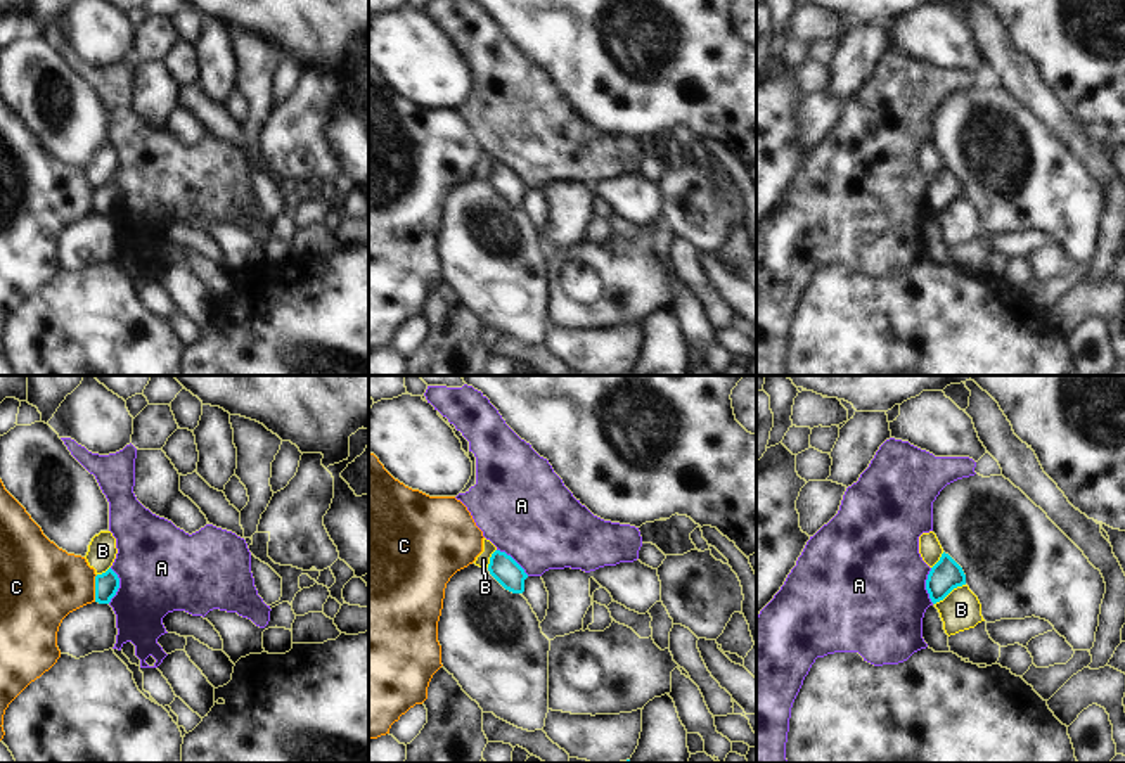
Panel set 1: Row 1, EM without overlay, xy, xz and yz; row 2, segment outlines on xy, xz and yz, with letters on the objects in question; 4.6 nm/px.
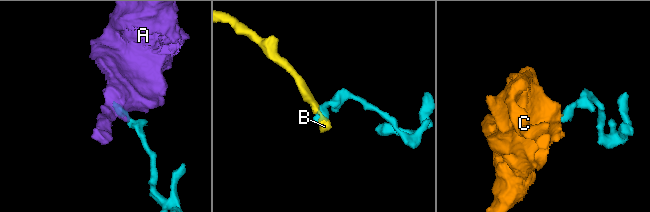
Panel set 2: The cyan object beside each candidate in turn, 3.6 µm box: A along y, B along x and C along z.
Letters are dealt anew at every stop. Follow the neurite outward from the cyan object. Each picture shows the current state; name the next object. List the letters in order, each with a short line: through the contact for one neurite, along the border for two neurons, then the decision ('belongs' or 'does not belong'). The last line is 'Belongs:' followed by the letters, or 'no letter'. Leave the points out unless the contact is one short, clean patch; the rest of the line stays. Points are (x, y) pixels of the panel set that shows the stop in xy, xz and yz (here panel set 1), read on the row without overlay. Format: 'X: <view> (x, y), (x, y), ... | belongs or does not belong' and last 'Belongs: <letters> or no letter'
A: does not belong
B: yz (964, 196), (952, 201), (935, 217) | does not belong
C: xy (97, 187), (94, 213) | does not belong
Belongs: no letter

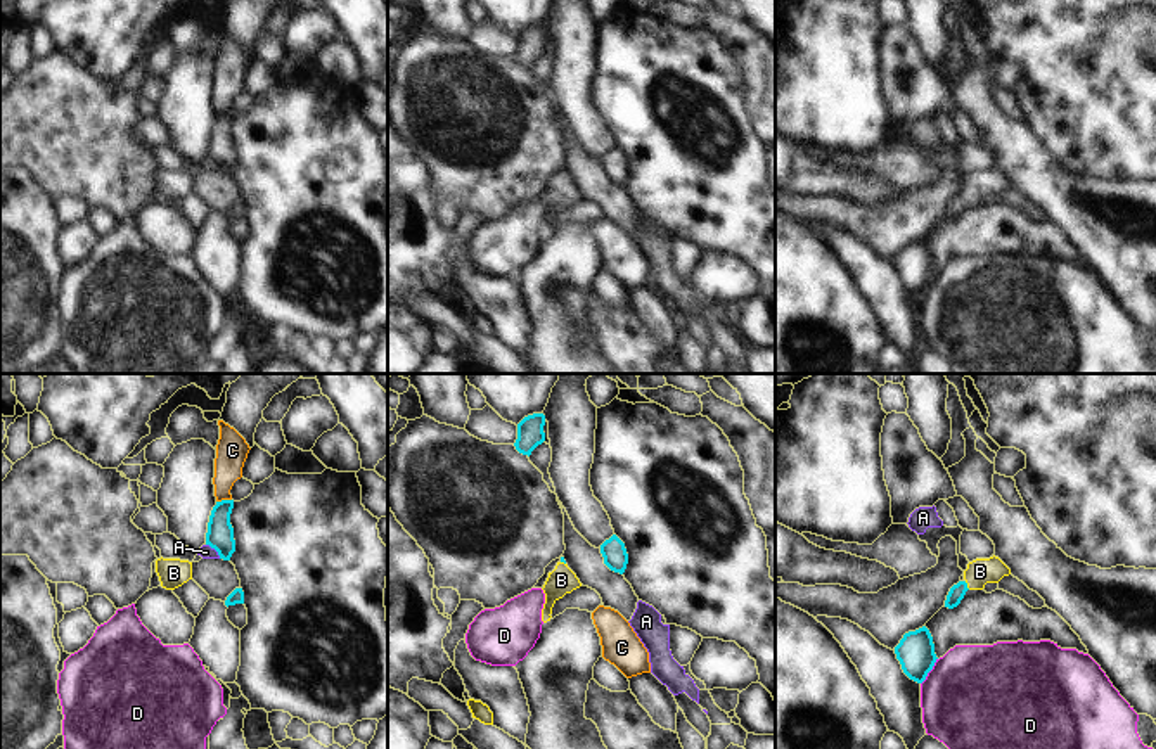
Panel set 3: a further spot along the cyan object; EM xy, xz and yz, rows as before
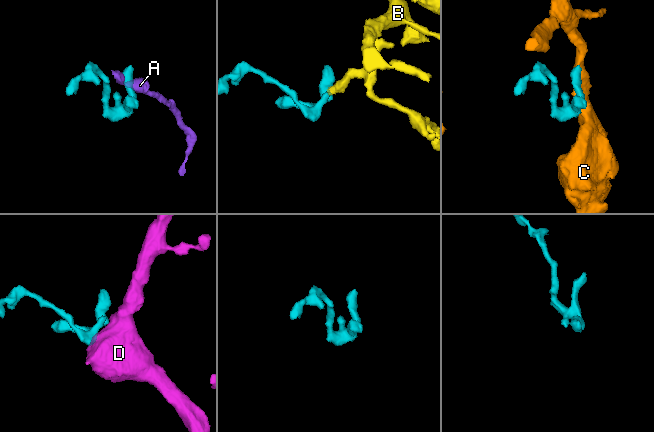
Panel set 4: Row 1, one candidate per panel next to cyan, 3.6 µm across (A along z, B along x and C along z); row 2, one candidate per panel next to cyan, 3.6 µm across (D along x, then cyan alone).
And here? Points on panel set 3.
A: xy (206, 156), (220, 170) | does not belong
B: yz (957, 204), (966, 198), (980, 184) | belongs
C: xy (231, 111), (217, 115) | does not belong
D: yz (937, 270), (921, 296) | does not belong
Belongs: B

